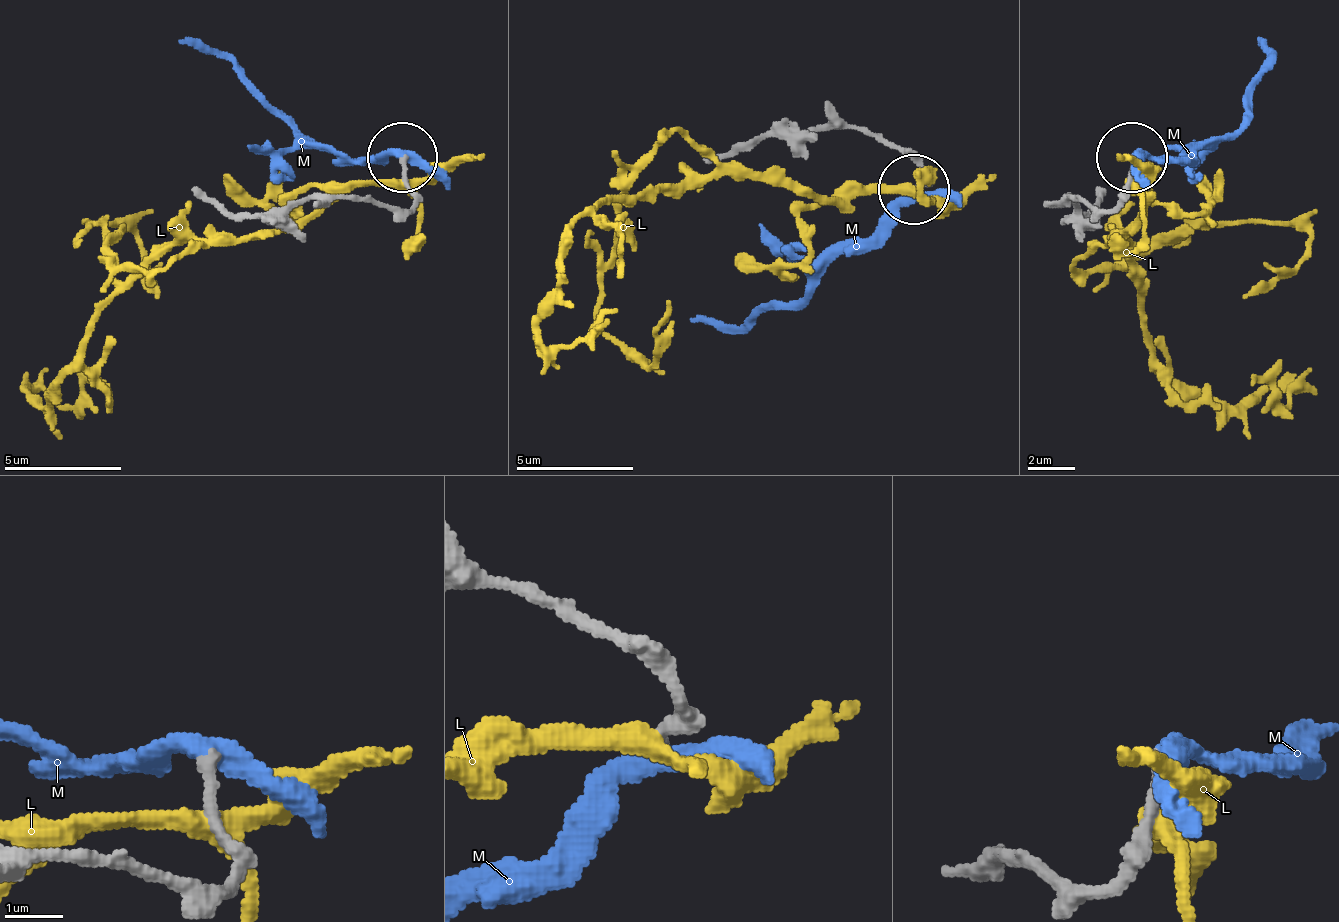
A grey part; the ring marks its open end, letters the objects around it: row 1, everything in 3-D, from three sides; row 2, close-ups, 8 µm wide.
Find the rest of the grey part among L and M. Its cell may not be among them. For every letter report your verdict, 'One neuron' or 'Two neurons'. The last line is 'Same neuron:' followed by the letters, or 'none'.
L: Two neurons
M: One neuron
Same neuron: M

